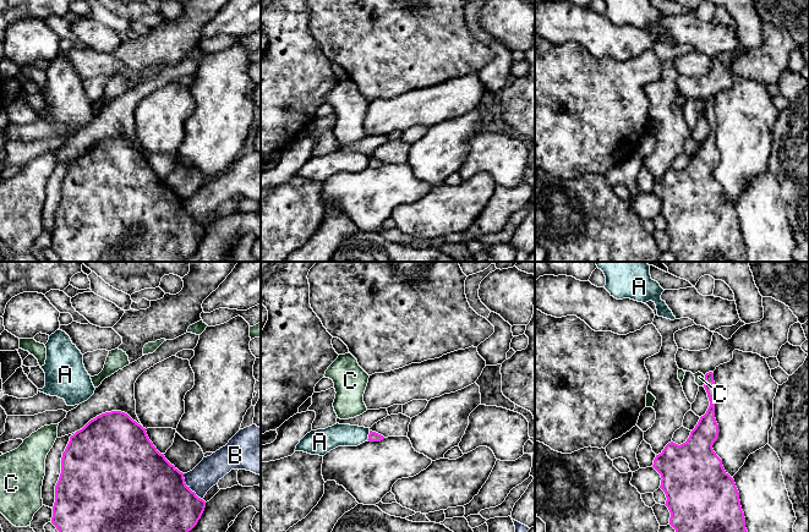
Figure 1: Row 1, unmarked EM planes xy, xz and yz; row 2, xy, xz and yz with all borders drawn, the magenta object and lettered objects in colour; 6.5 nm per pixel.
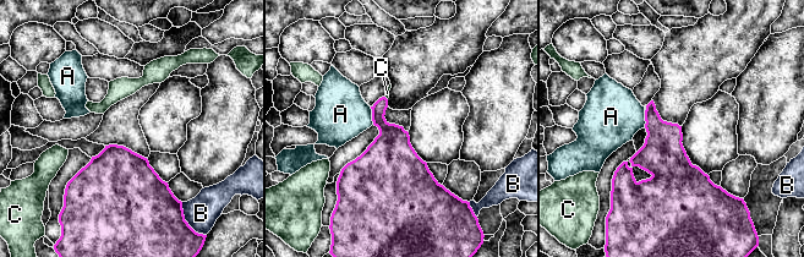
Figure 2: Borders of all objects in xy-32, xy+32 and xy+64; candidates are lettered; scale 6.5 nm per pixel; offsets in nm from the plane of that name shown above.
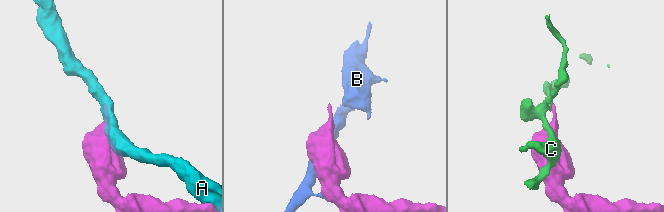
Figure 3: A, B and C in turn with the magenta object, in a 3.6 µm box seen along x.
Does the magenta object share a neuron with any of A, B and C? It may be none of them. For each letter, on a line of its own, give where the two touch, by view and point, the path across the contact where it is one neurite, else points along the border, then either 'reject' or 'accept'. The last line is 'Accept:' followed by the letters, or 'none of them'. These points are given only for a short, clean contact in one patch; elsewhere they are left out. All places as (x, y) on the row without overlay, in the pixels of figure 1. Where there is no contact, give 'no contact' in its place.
A: meets magenta in xz at (369, 162); border along xz (370, 157), (366, 165); reject
B: meets magenta in xy at (189, 213); reject
C: meets magenta in yz at (705, 107); border along yz (705, 102), (703, 111); reject
Accept: none of them

